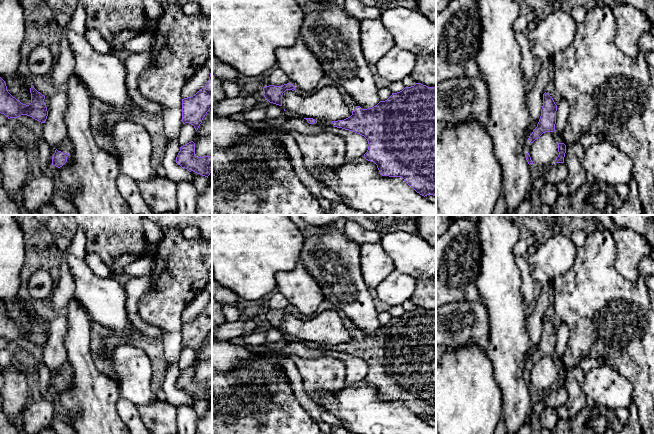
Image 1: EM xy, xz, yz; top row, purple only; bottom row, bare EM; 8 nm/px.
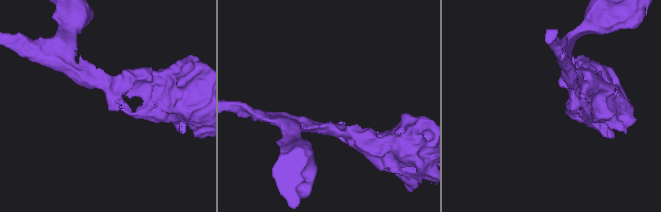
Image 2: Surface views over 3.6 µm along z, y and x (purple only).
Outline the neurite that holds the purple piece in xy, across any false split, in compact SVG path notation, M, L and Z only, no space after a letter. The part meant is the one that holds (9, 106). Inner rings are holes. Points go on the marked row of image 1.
M0 77L0 113L8 119L27 115L45 123L48 116L46 103L44 102L45 96L38 92L33 85L31 85L30 93L31 103L29 105L21 103L8 92L5 81Z

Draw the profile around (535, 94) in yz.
M554 55L542 61L540 71L537 76L534 77L527 93L527 109L531 117L531 122L529 127L525 130L526 138L532 134L539 122L543 106L543 94L549 81L549 70L553 67L553 58Z

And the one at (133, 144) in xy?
M131 119L118 122L112 127L111 135L121 174L136 182L157 176L151 165L151 138L141 123Z

